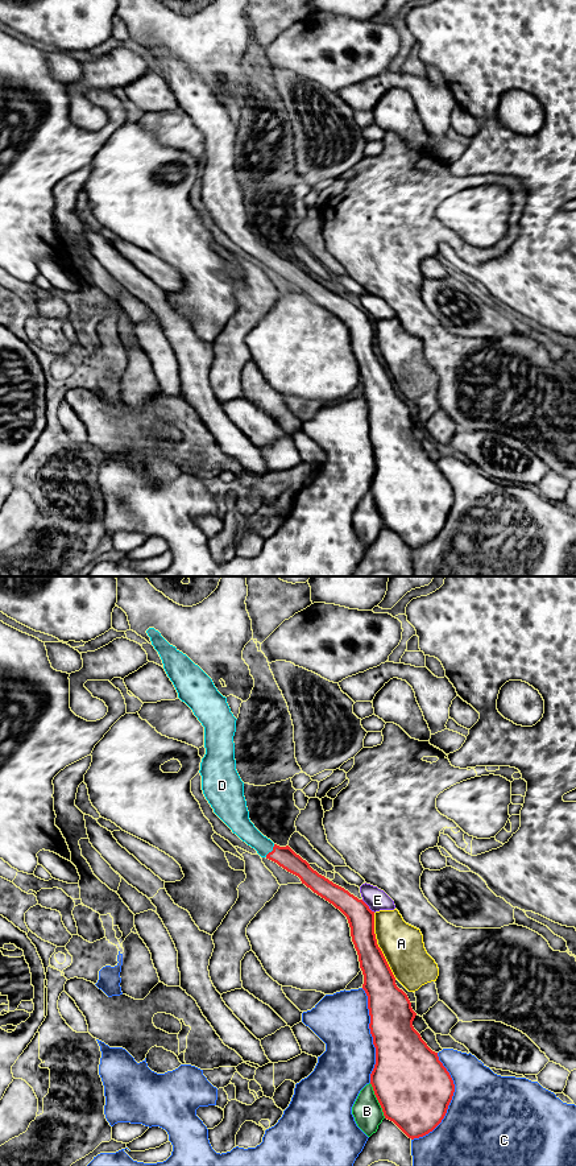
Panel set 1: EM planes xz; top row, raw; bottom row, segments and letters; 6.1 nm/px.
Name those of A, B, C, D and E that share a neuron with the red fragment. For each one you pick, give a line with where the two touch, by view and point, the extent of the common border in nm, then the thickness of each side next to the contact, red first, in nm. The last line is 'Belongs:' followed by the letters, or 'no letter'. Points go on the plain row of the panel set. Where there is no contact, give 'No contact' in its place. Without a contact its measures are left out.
D: Touches red at xz (272, 260). Shared border 100 nm. Thickness 120 nm (red) against 130 nm
Belongs: D

